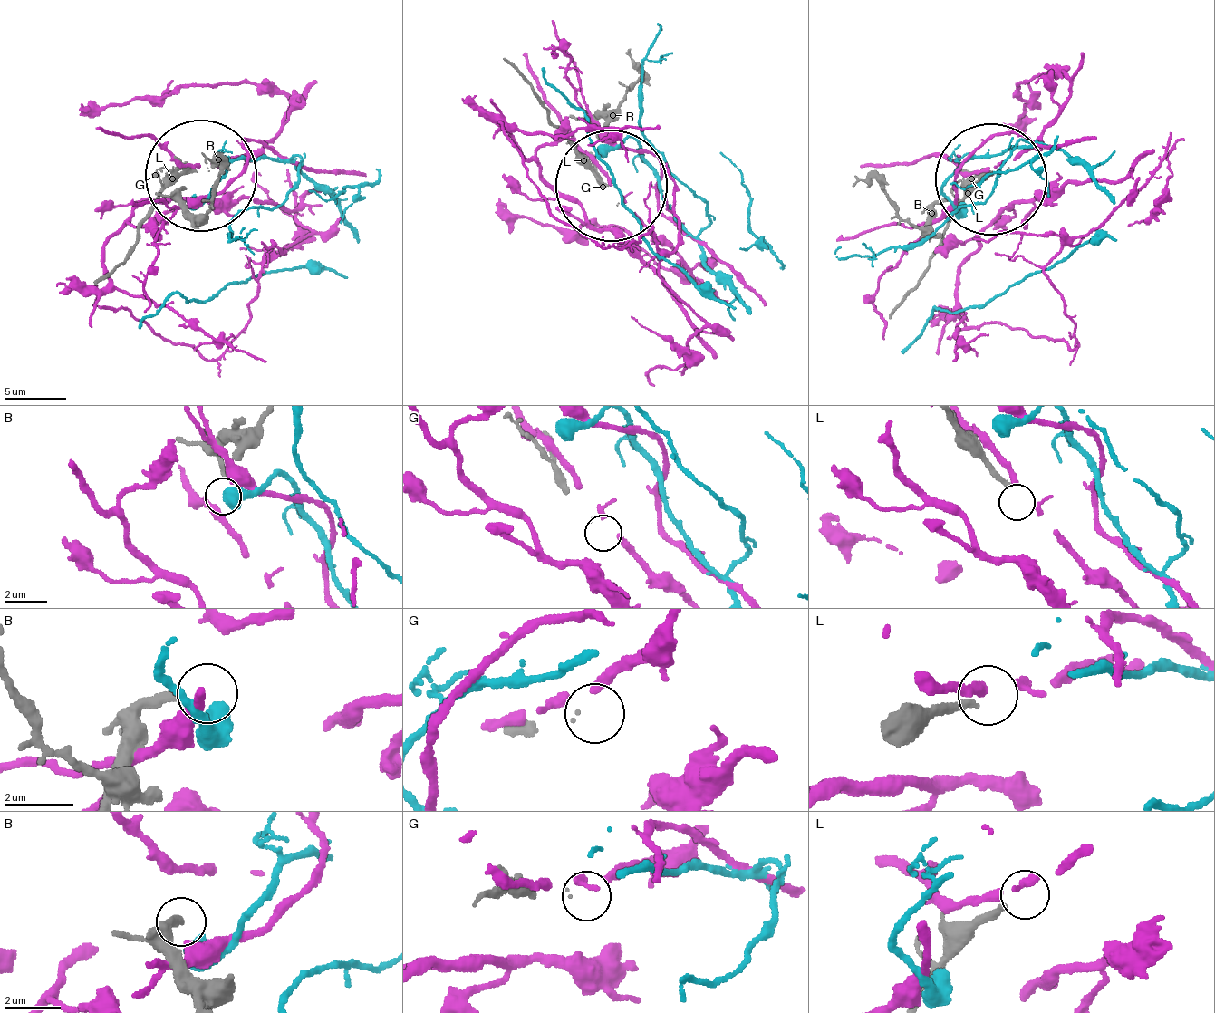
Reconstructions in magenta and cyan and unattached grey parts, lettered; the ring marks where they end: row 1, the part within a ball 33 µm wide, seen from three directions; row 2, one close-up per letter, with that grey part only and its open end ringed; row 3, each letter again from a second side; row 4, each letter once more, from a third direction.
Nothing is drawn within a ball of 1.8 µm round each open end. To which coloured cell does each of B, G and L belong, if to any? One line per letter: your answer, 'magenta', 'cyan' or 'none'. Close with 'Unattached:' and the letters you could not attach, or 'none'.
B: none
G: none
L: none
Unattached: B, G, L

